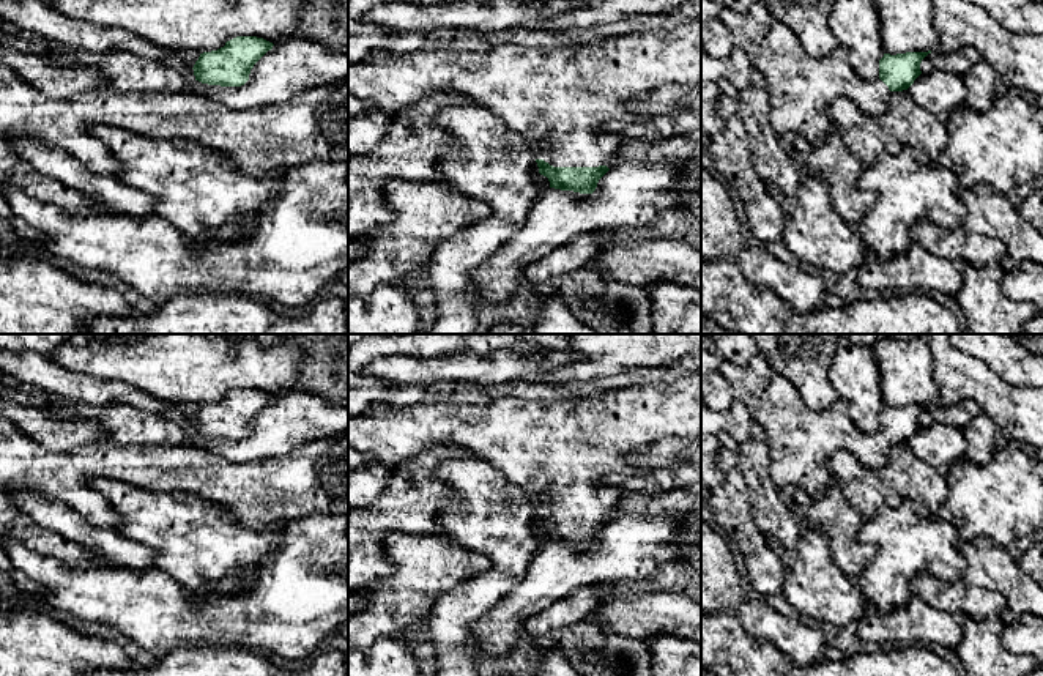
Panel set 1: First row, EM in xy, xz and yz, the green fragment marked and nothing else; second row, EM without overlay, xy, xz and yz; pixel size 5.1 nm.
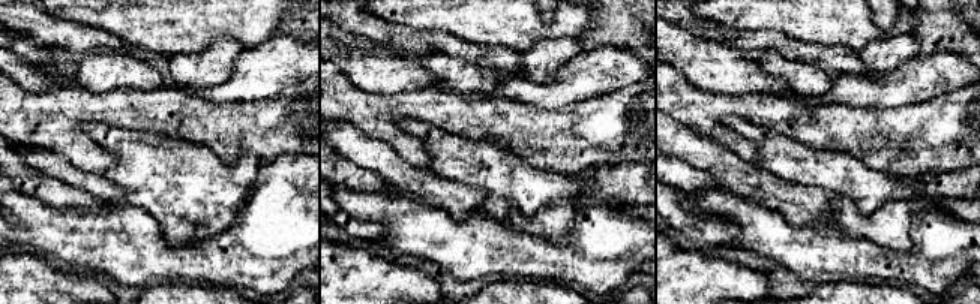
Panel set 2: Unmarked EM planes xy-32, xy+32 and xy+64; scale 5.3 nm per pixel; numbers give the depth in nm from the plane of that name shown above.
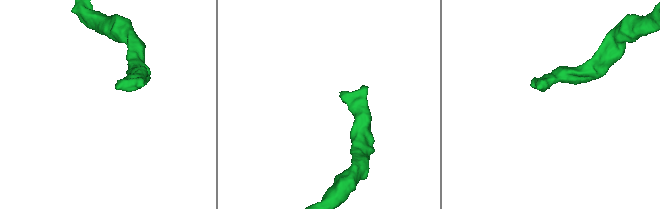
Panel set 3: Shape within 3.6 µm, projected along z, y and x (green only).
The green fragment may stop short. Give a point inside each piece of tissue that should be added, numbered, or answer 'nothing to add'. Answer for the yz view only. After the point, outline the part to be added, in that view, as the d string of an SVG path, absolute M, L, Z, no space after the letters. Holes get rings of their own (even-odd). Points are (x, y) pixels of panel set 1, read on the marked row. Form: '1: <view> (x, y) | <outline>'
1: yz (801, 87) | M763 2L745 13L722 6L720 19L731 32L734 47L742 49L752 66L766 79L766 90L770 95L769 120L778 137L797 134L813 145L821 145L835 131L829 106L840 96L851 99L868 117L879 118L884 113L892 91L879 77L863 80L849 65L846 47L837 44L826 57L811 57L796 33L777 20Z

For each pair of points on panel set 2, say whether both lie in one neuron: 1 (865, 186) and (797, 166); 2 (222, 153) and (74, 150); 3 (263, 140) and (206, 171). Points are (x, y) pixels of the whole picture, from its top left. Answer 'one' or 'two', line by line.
1: one
2: one
3: two

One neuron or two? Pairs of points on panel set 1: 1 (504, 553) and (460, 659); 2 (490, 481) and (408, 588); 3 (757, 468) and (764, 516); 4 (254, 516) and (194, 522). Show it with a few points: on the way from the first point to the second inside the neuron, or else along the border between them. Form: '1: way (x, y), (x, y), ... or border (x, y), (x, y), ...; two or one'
1: way (495, 580), (460, 615), (460, 632); one
2: border (446, 538), (475, 552), (481, 552); two
3: way (758, 479), (764, 505); one
4: border (235, 511), (249, 528), (263, 530), (273, 522); two

